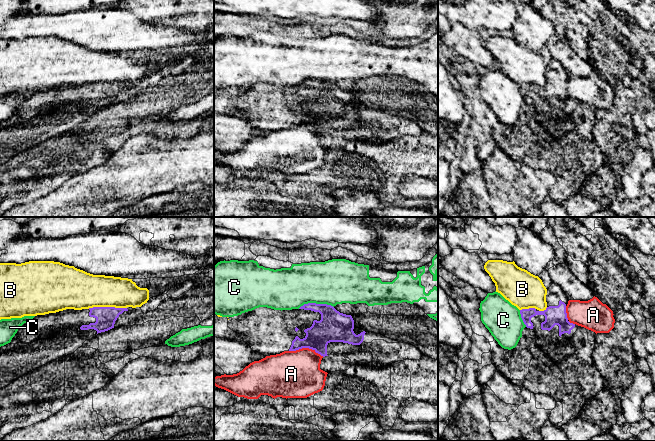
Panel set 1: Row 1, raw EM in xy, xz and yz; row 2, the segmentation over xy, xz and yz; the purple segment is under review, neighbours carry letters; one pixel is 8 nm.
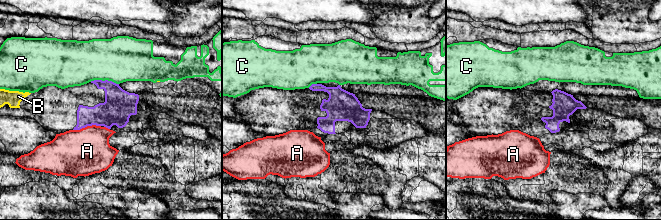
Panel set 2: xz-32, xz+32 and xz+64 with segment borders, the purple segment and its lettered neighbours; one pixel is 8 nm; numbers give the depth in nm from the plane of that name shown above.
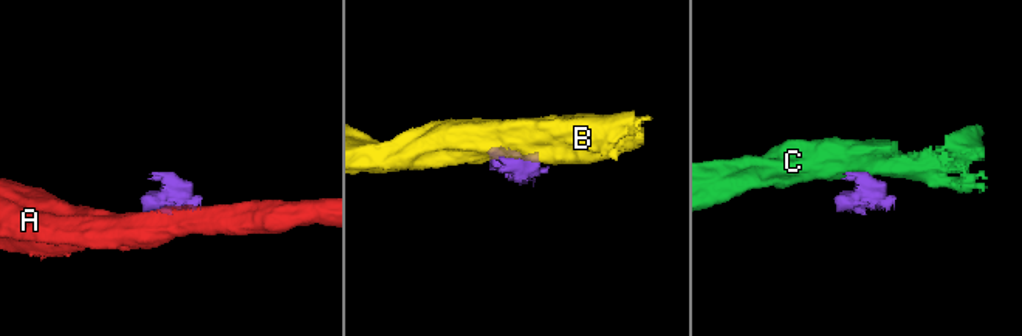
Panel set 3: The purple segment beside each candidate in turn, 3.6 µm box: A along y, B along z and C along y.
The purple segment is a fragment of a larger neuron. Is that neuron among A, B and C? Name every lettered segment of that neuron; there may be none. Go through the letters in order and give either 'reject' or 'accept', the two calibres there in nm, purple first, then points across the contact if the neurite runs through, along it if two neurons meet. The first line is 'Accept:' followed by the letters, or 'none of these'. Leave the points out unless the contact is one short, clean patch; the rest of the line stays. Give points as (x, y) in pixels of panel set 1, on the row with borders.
Accept: none of these
A: reject | 220/380 nm | along xz (289, 350), (311, 348), (323, 356)
B: reject | 160/300 nm
C: reject | 240/360 nm | along xz (333, 306), (304, 303), (298, 308)

